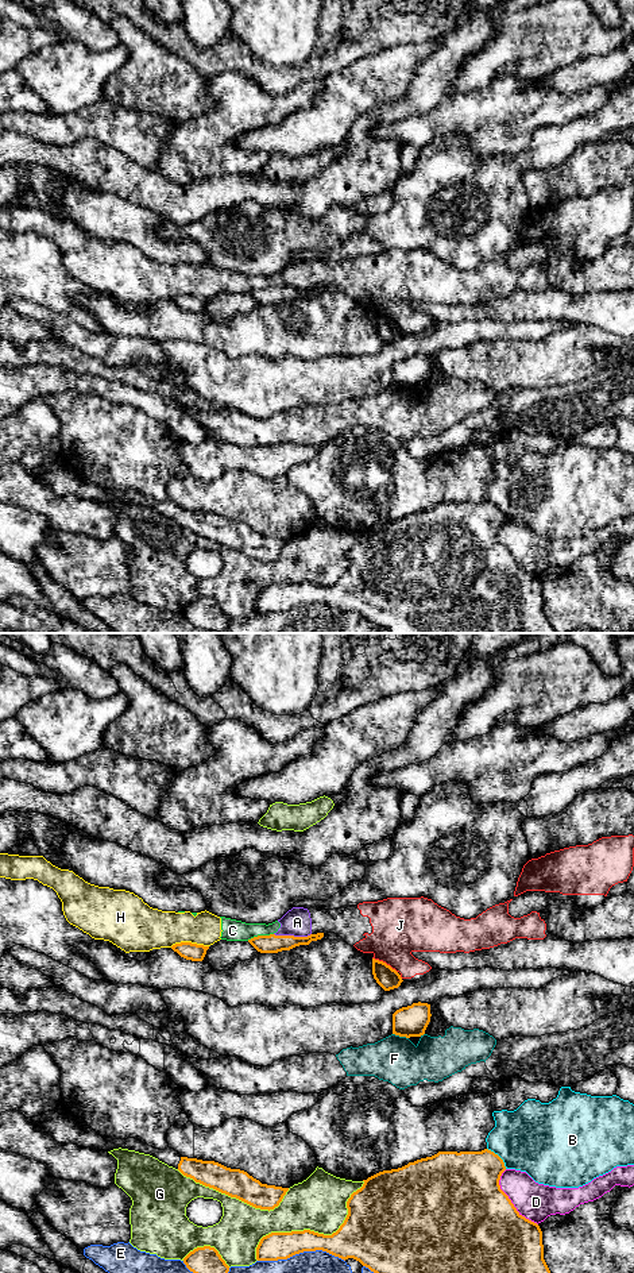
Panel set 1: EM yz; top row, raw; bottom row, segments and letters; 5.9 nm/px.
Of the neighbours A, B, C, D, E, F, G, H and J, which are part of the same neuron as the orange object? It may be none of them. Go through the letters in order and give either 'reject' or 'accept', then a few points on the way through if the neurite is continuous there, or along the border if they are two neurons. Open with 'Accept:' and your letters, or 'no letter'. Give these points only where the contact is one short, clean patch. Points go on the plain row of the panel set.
Accept: no letter
A: reject | along yz (274, 285), (285, 288), (310, 286)
B: reject
C: reject
D: reject
E: reject
F: reject
G: reject
H: reject | along yz (208, 297), (176, 294), (170, 299)
J: reject | along yz (372, 309), (385, 313), (397, 324)

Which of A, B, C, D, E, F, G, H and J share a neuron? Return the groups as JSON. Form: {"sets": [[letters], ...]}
{"sets": [["A", "C", "H", "J"], ["B"], ["D"], ["E"], ["F"], ["G"]]}

